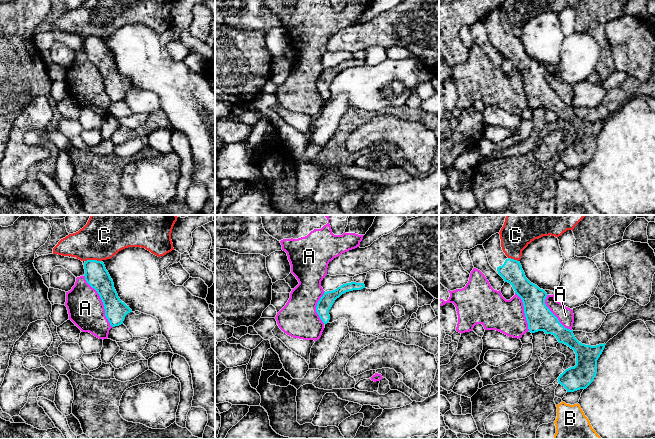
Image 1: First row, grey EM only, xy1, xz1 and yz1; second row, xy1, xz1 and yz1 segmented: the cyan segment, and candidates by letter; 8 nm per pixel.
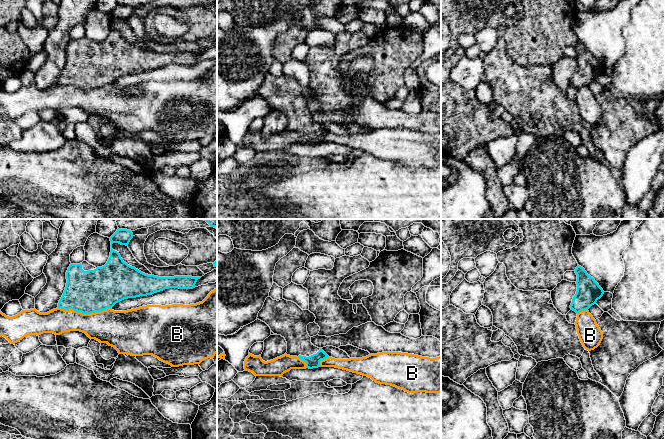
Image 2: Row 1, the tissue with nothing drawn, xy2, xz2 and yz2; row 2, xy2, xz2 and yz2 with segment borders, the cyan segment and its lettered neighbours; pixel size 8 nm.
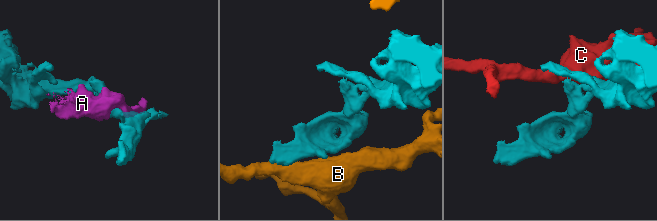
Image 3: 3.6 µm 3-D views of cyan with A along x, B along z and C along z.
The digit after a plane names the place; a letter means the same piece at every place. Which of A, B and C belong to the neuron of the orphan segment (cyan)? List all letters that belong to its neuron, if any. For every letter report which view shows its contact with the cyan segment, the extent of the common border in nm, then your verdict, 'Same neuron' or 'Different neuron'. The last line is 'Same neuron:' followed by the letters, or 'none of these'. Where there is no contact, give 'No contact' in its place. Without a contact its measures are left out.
A: Touches cyan in xy1. Shared border 480 nm. Different neuron
B: Touches cyan in xy2. Shared border 440 nm. Different neuron
C: Touches cyan in xy1. Shared border 130 nm. Different neuron
Same neuron: none of these

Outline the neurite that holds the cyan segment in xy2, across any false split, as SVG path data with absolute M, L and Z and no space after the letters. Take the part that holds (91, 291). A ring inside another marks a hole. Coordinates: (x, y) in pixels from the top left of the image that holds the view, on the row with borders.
M118 228L110 237L110 257L102 267L96 268L85 260L80 264L70 264L58 307L91 314L112 308L124 299L152 295L169 288L195 288L201 277L158 277L145 274L124 262L119 252L112 249L112 244L128 246L132 238L131 230Z

